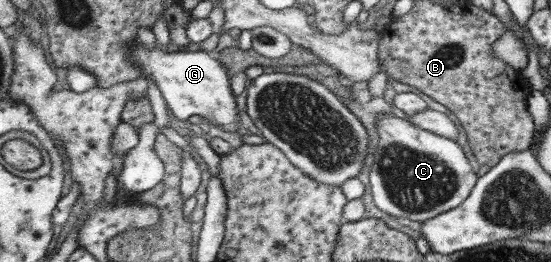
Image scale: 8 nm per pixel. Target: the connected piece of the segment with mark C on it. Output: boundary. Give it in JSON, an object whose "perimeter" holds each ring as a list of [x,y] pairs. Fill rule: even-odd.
{"perimeter":[[[379,116],[376,124],[380,141],[369,180],[377,208],[394,217],[425,222],[461,205],[478,178],[456,142],[423,130],[406,118]]]}

